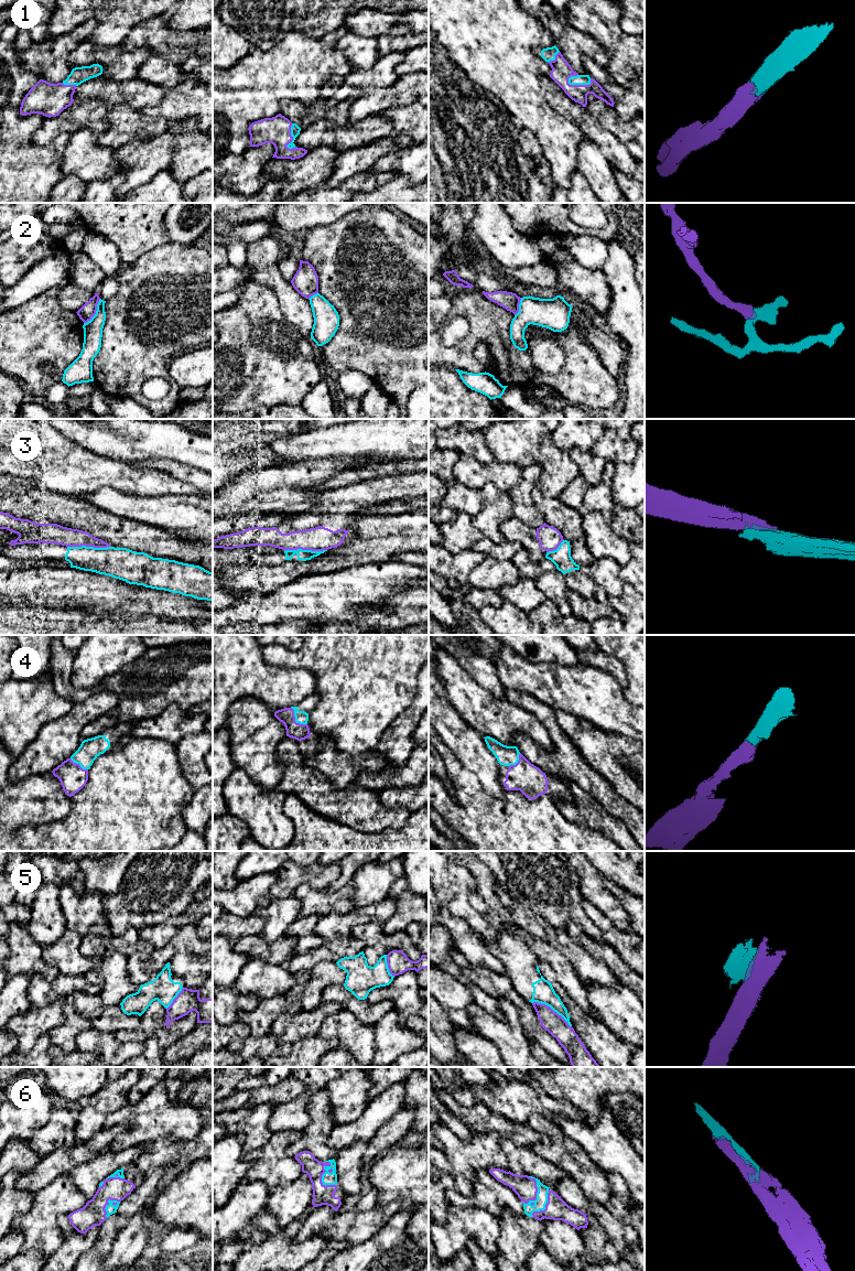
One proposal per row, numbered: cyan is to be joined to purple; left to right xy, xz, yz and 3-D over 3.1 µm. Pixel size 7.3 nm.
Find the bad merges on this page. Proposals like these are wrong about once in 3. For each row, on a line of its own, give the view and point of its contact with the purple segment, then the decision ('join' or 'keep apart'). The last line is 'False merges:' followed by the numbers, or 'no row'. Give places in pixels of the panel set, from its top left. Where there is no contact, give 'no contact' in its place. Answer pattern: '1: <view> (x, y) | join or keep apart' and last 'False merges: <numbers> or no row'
1: yz (581, 85) | join
2: xy (95, 312) | keep apart
3: xy (89, 546) | keep apart
4: xz (294, 720) | join
5: yz (551, 1009) | keep apart
6: xz (321, 1176) | join
False merges: 2, 3, 5

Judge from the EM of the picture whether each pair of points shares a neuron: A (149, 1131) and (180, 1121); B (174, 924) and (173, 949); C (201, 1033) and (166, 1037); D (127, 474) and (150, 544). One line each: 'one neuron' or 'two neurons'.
A: one neuron
B: two neurons
C: two neurons
D: two neurons

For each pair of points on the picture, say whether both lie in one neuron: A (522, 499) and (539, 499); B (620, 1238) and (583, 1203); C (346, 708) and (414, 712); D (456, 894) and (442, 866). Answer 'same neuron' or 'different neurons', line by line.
A: different neurons
B: same neuron
C: different neurons
D: same neuron

